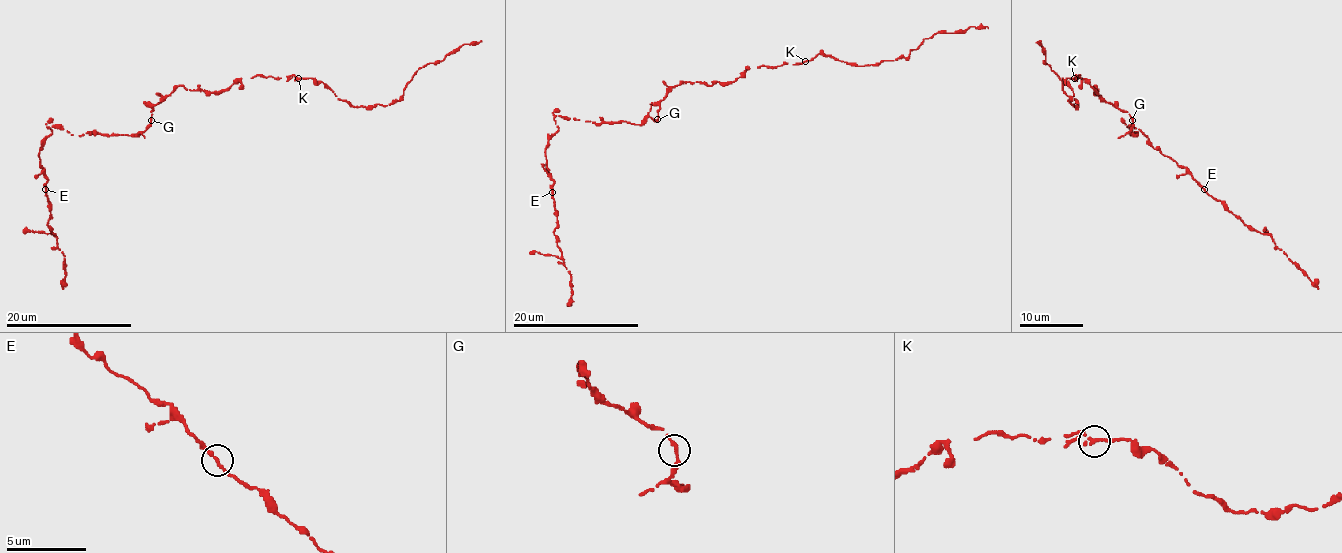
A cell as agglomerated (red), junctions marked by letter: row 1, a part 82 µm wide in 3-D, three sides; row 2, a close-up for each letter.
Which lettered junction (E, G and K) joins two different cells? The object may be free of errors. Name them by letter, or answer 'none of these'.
none of these

